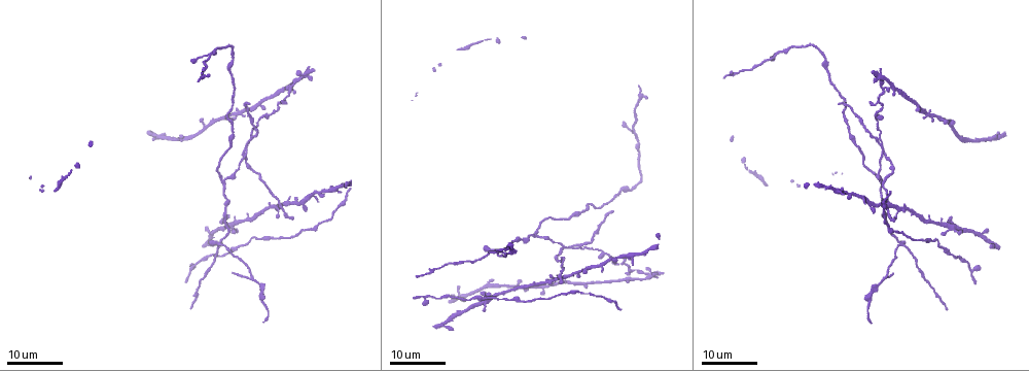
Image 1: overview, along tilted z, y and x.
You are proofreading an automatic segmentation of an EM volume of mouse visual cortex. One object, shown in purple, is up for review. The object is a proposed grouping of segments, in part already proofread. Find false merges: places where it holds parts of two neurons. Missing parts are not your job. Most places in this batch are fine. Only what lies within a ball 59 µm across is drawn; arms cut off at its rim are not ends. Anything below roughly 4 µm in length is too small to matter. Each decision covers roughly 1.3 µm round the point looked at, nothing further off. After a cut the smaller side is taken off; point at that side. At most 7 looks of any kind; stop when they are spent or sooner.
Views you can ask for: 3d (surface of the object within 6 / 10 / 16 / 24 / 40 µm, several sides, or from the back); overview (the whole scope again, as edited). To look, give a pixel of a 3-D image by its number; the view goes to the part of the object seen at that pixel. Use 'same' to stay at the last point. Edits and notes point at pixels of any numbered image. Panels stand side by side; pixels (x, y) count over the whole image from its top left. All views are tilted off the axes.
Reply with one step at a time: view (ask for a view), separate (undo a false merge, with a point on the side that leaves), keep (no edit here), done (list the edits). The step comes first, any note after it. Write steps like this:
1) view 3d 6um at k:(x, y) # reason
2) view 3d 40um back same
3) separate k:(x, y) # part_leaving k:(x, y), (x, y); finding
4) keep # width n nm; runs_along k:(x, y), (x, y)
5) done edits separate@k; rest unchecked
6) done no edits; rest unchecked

view 3d 16um at 1:(485, 296)

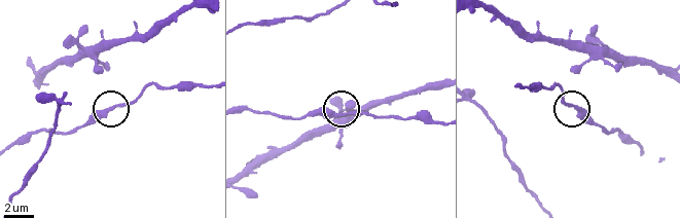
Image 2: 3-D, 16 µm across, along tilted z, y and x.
view 3d 10um at 2:(115, 105) # zoom in

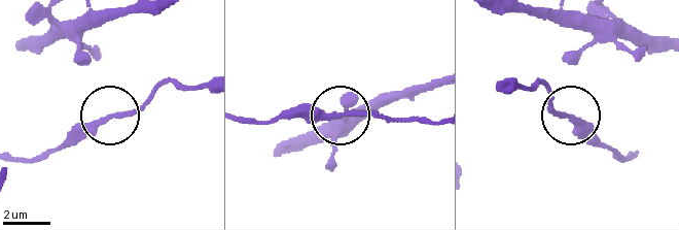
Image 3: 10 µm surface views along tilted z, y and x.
keep # continuous, no second neuron

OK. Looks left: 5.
view 3d 16um at 1:(881, 179) # a fork

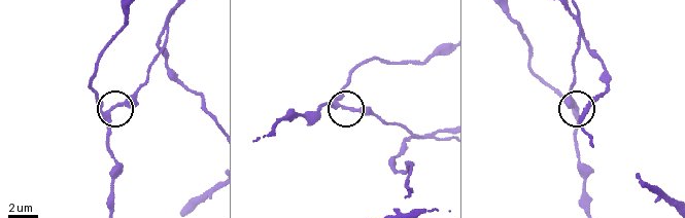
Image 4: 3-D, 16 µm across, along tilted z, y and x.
view 3d 6um at 4:(111, 112) # zoom in

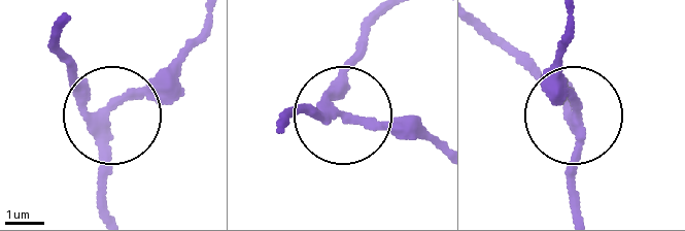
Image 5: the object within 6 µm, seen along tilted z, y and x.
keep # side_arm 34 um; runs_along 5:(63, 24), (71, 72), (109, 111), (105, 209); all the same neuron

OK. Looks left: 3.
view 3d 16um at 1:(900, 245) # four arms meet

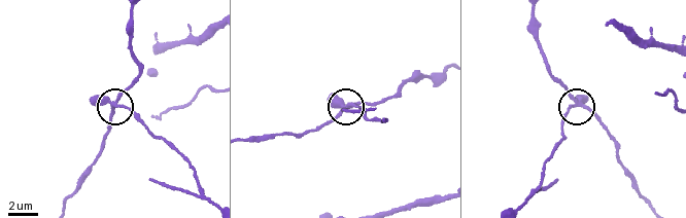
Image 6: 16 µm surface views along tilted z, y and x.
view 3d 10um at 6:(117, 102)

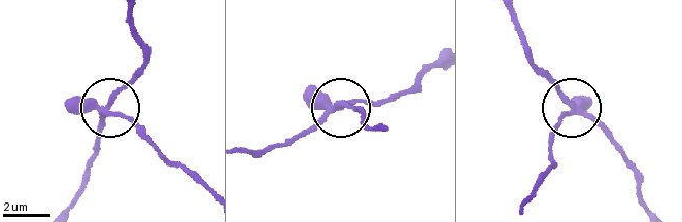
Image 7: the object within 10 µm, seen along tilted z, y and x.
separate 7:(132, 123) # arms 4; two neurons meet here

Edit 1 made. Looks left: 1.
done edits separate@7; rest unchecked

